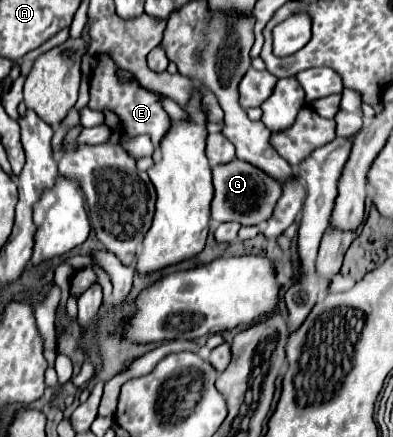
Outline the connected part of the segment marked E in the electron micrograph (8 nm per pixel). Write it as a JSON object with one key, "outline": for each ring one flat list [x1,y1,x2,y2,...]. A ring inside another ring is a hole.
{"outline":[[97,55,97,65,91,71,91,81,89,81,89,107,95,111,111,111,119,117,121,133,127,137,137,137,137,135,149,135,151,143,157,147,159,141,163,141,163,135,171,129,171,117,163,109,163,95,143,87,139,79,121,79,121,69,115,61,111,61,111,55]]}

